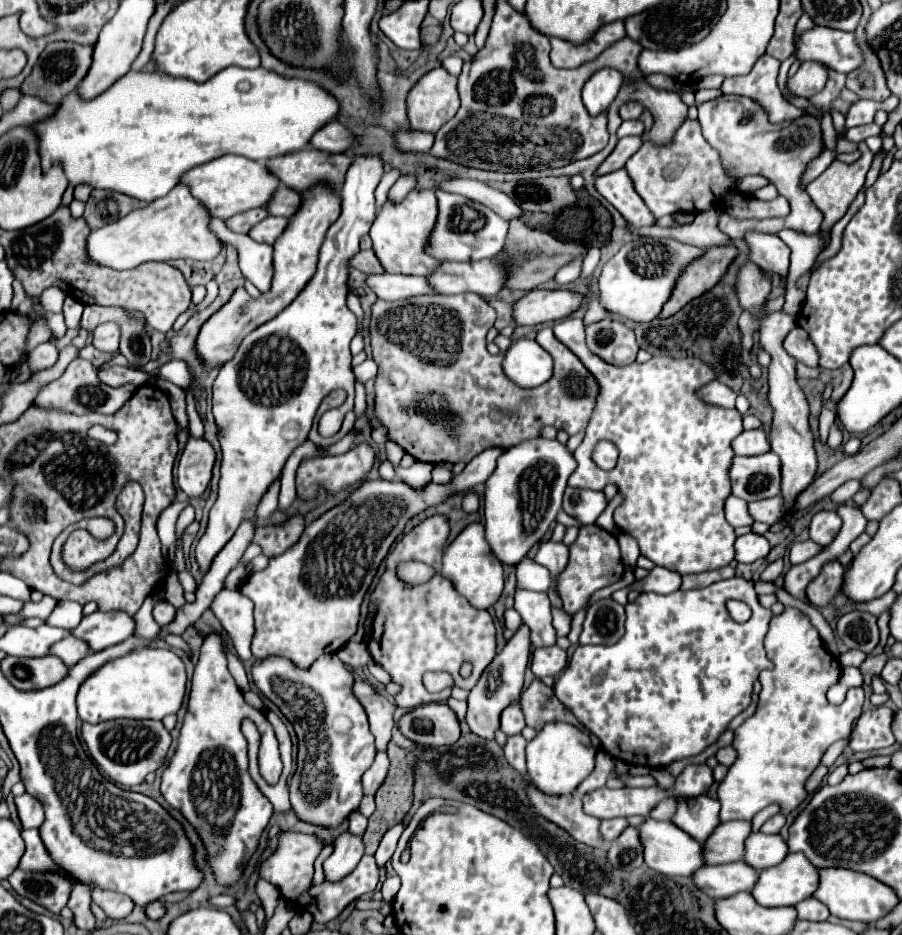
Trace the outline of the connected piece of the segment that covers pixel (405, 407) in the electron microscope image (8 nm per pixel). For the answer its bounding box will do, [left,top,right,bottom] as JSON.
[369,294,597,464]

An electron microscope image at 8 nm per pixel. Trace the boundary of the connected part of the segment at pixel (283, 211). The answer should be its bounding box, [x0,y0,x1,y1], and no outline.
[267,184,301,218]

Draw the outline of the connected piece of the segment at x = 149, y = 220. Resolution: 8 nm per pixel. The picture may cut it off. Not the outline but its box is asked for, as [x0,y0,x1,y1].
[87,186,221,270]

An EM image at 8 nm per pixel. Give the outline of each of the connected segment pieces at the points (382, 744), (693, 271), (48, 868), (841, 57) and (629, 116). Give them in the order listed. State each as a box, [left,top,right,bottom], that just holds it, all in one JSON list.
[[353,680,395,752],[659,244,737,318],[19,829,65,872],[795,26,865,74],[619,102,641,120]]

